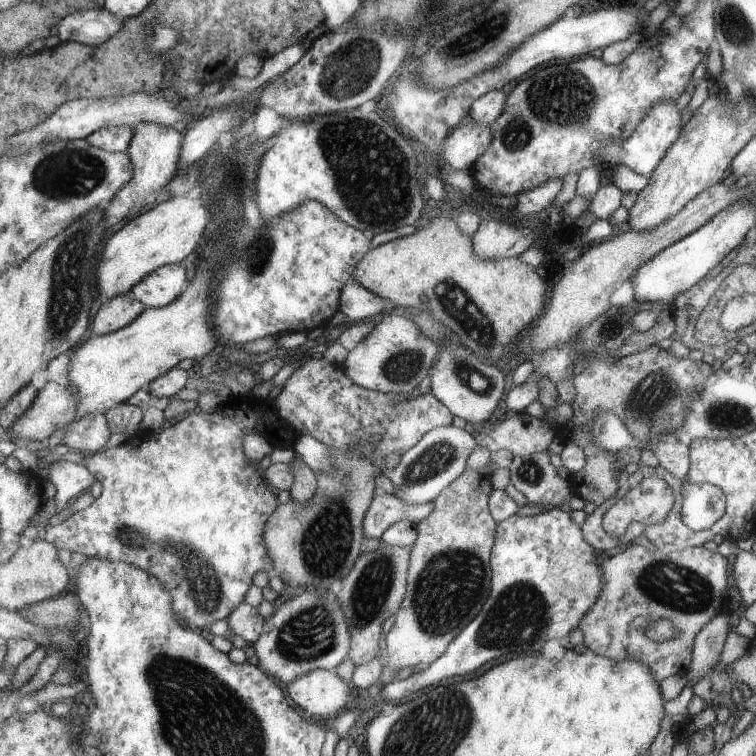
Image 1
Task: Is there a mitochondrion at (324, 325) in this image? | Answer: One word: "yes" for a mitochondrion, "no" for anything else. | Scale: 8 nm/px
no

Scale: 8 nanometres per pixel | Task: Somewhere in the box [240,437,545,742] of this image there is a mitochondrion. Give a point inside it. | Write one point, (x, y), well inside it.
(448, 588)

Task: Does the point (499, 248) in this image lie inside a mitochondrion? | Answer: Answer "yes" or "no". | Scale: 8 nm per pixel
no

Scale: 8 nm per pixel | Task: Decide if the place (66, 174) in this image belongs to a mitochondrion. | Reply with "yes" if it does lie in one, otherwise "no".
yes

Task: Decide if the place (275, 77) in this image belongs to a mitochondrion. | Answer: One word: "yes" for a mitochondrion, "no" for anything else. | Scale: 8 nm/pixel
no

